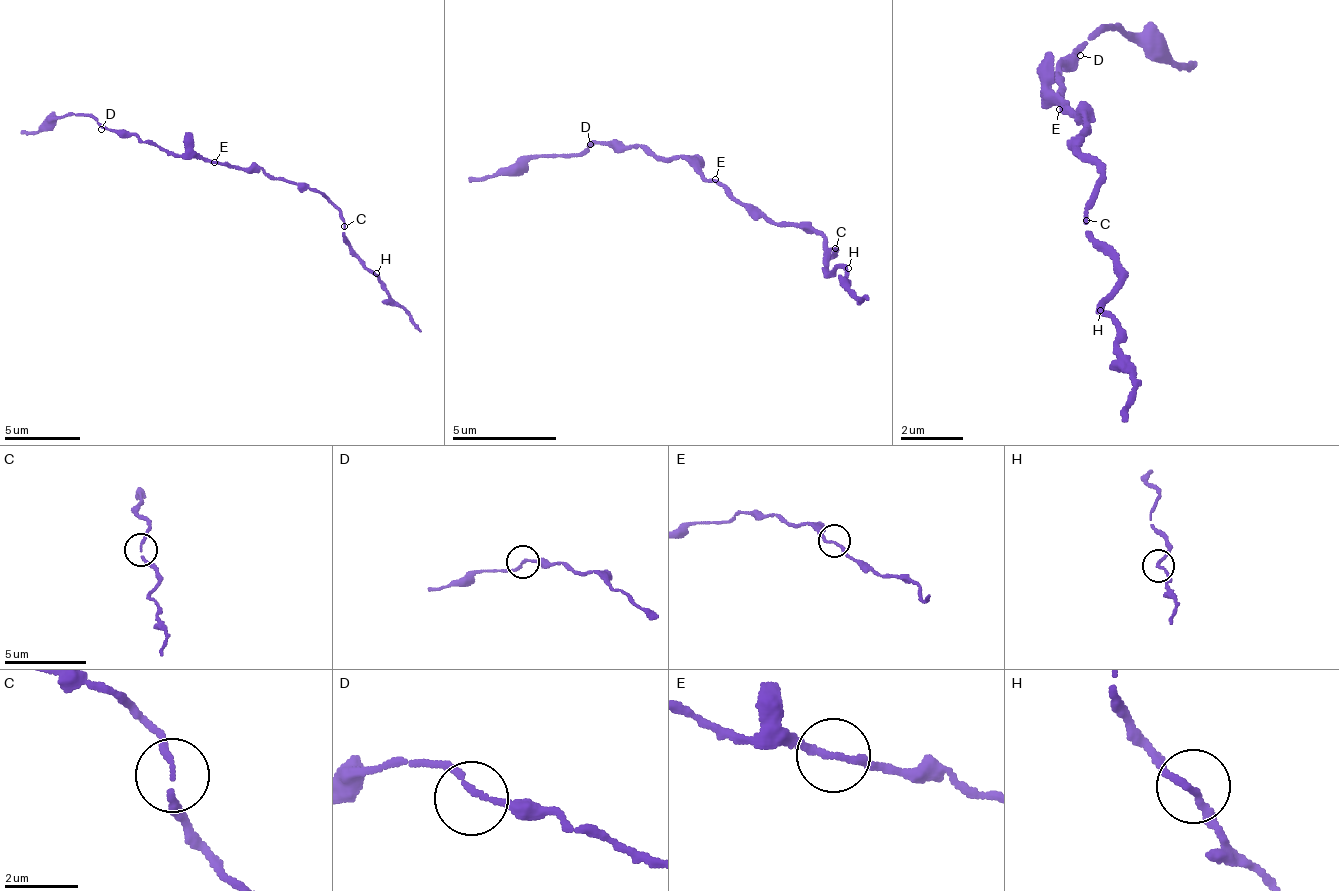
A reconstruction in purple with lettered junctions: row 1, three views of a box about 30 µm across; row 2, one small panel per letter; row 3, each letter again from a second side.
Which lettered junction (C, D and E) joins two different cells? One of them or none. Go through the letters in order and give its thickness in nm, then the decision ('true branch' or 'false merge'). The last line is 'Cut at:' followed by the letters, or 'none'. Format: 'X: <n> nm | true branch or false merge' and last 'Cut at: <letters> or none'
C: 150 nm | true branch
D: 150 nm | true branch
E: 170 nm | true branch
Cut at: none

